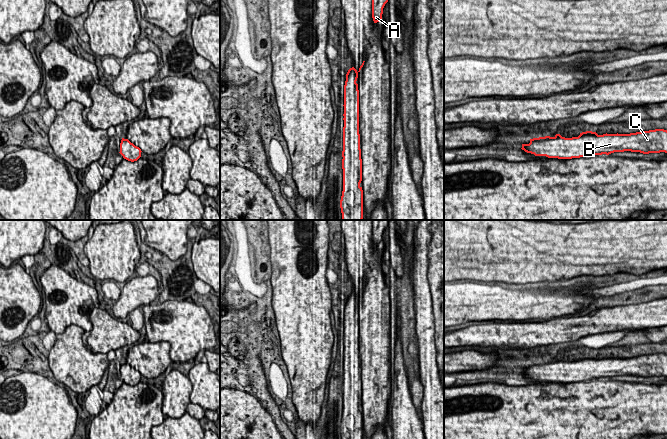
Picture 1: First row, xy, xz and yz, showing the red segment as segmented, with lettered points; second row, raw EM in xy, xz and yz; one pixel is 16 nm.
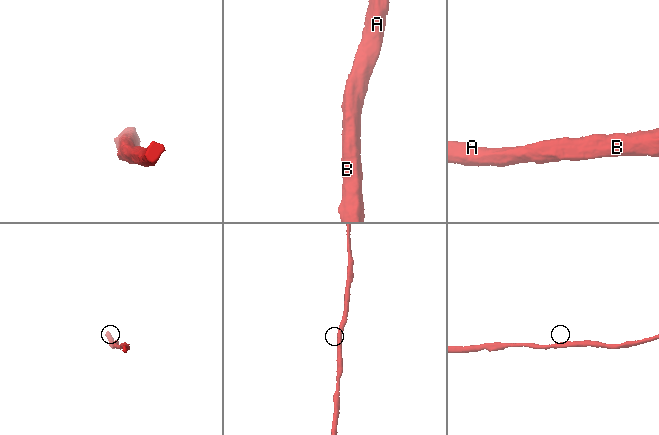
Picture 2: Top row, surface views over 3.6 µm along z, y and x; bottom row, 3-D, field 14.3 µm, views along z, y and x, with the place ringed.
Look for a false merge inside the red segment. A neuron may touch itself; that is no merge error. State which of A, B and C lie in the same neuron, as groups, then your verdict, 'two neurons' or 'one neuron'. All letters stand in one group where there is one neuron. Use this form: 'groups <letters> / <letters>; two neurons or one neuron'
groups A B C; one neuron

